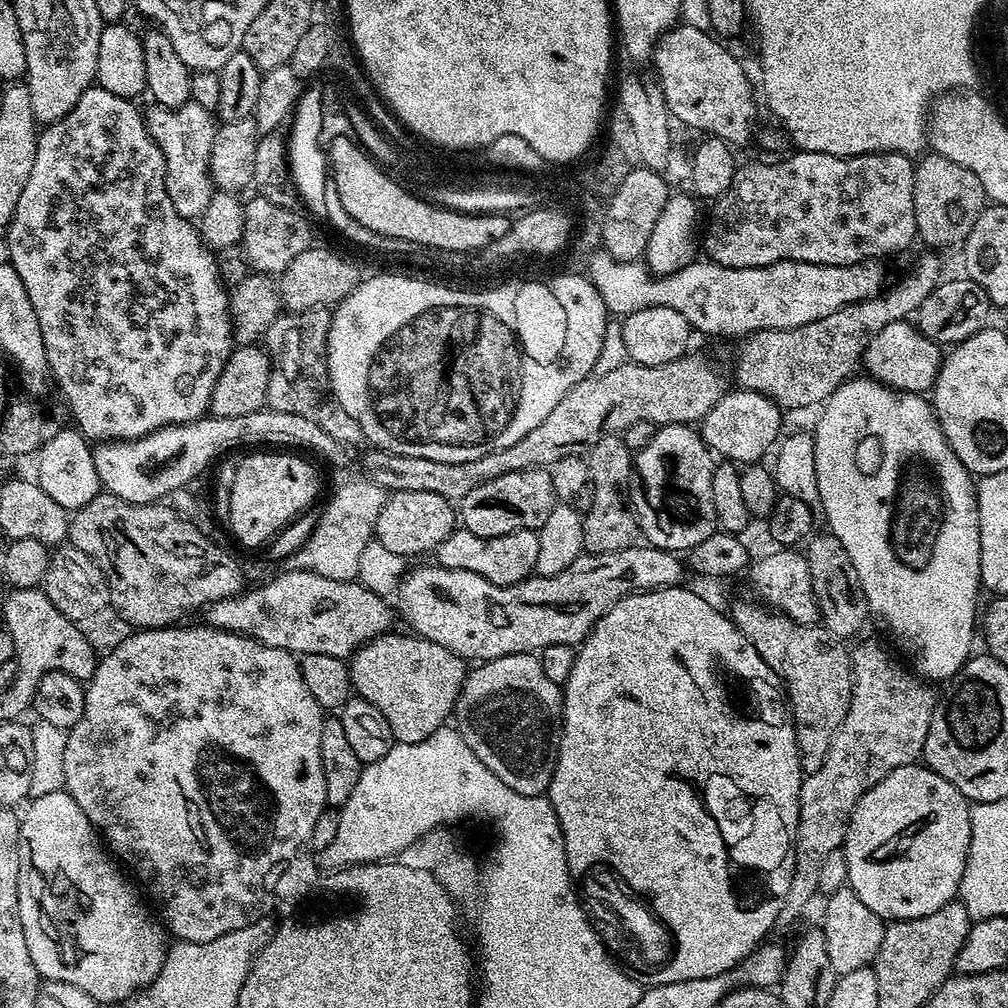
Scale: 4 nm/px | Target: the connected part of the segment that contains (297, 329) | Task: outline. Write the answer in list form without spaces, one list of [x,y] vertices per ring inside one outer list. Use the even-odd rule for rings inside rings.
[[[316,307],[301,312],[288,312],[276,317],[265,330],[263,347],[272,364],[268,383],[267,407],[282,410],[286,414],[315,413],[329,391],[328,382],[328,335],[333,309]]]

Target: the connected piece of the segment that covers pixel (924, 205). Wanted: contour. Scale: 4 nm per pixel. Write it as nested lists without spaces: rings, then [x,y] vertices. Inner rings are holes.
[[[921,155],[921,160],[917,159],[914,164],[916,235],[921,241],[924,239],[932,250],[963,245],[970,230],[974,230],[974,222],[978,222],[978,214],[982,214],[986,206],[982,182],[978,182],[976,175],[970,174],[966,166],[958,166],[958,162],[950,162],[950,158],[927,155]]]

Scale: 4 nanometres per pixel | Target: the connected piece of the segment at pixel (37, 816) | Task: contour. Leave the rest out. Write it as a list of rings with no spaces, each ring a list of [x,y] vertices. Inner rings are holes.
[[[68,791],[42,794],[28,806],[22,812],[20,822],[18,910],[36,971],[45,981],[61,980],[70,986],[78,986],[78,990],[86,990],[86,994],[101,1005],[135,997],[162,970],[164,955],[169,950],[169,945],[164,944],[165,929],[155,915],[148,916],[149,905],[142,896],[140,901],[139,894],[132,889],[133,881],[106,851],[82,806],[74,802]]]

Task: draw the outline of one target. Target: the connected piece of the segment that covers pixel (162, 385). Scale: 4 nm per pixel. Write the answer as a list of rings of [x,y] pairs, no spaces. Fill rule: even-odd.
[[[93,86],[85,90],[82,98],[78,98],[78,102],[61,120],[53,120],[47,125],[36,137],[36,153],[30,178],[26,178],[26,186],[18,197],[18,206],[14,206],[12,220],[6,225],[8,263],[18,270],[18,278],[22,278],[26,294],[30,294],[34,314],[38,314],[38,326],[42,326],[42,342],[51,379],[54,384],[56,380],[61,394],[68,399],[68,408],[76,419],[75,427],[89,442],[136,440],[171,424],[193,424],[195,420],[201,419],[209,411],[208,403],[210,394],[214,394],[214,382],[218,382],[218,374],[222,374],[222,366],[226,366],[228,355],[234,347],[230,296],[220,278],[216,256],[204,247],[204,241],[193,221],[182,218],[178,210],[174,210],[174,202],[170,202],[170,194],[166,194],[164,155],[149,134],[145,117],[134,105],[132,100]]]

